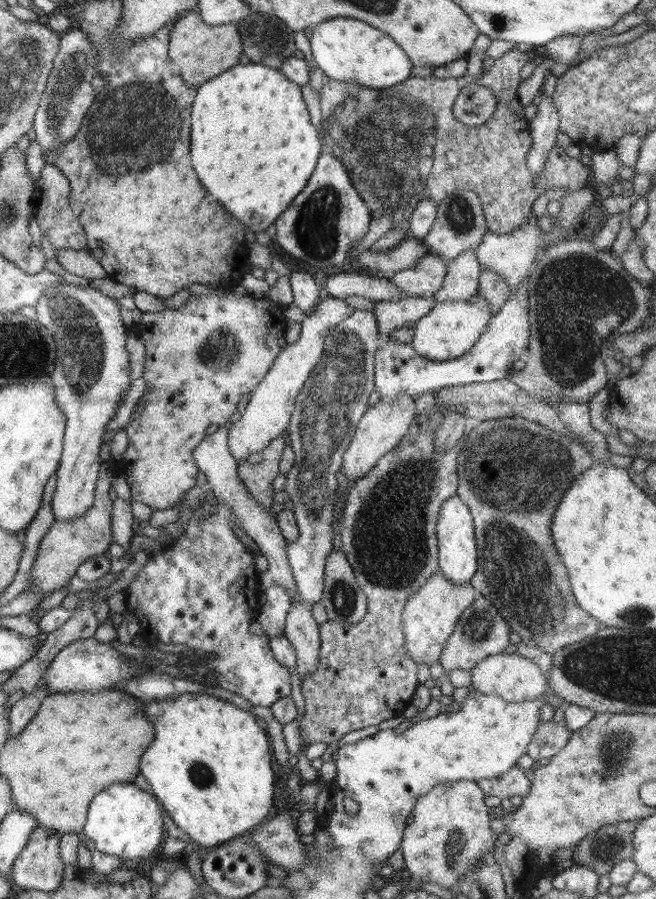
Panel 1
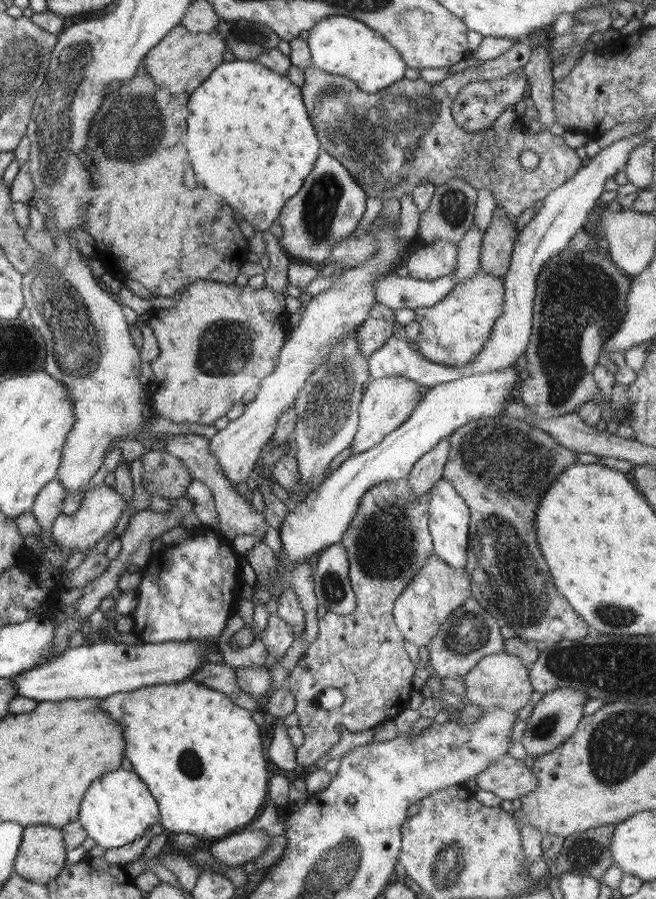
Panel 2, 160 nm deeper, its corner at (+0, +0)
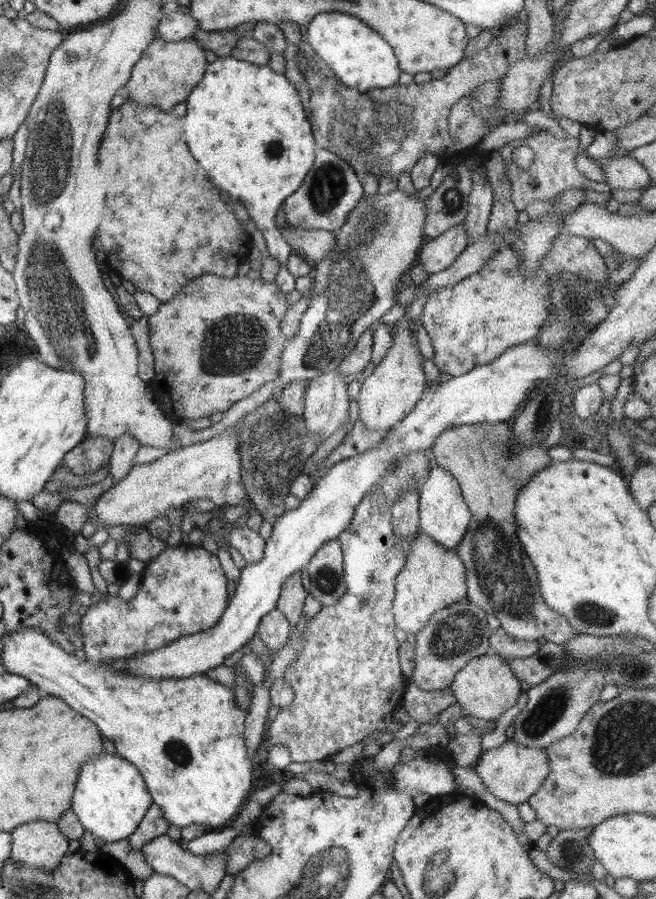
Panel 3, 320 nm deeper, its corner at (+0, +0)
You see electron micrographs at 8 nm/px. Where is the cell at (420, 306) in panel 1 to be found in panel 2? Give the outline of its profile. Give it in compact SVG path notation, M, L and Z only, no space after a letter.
M368 317L357 330L357 339L362 356L368 359L376 352L390 337L393 336L395 328L400 325L393 318Z

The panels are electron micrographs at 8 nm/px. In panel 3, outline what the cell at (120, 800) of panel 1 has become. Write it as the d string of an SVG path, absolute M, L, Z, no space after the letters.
M104 753L80 767L71 809L85 830L94 837L103 838L105 842L116 842L129 838L152 803L153 798L139 769L119 755Z

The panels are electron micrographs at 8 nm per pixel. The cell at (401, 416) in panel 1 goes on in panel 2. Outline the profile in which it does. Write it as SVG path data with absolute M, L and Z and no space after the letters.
M388 375L384 378L372 379L366 387L360 401L359 427L353 438L352 455L366 452L376 446L382 439L396 430L414 412L421 401L420 384L402 375Z

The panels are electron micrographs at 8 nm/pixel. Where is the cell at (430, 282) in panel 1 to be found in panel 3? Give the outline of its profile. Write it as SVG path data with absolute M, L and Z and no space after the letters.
M464 223L453 226L424 244L415 265L422 267L428 274L446 270L469 244L469 234L464 230Z

